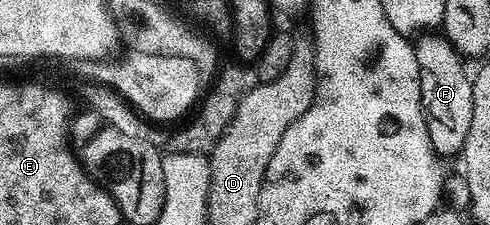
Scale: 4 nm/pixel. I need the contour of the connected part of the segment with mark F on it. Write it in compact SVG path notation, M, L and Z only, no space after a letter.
M444 34L418 35L413 49L415 62L419 62L421 71L421 105L425 111L431 146L438 157L456 157L467 142L467 130L471 130L473 81L470 73L465 73L466 61L453 49Z

